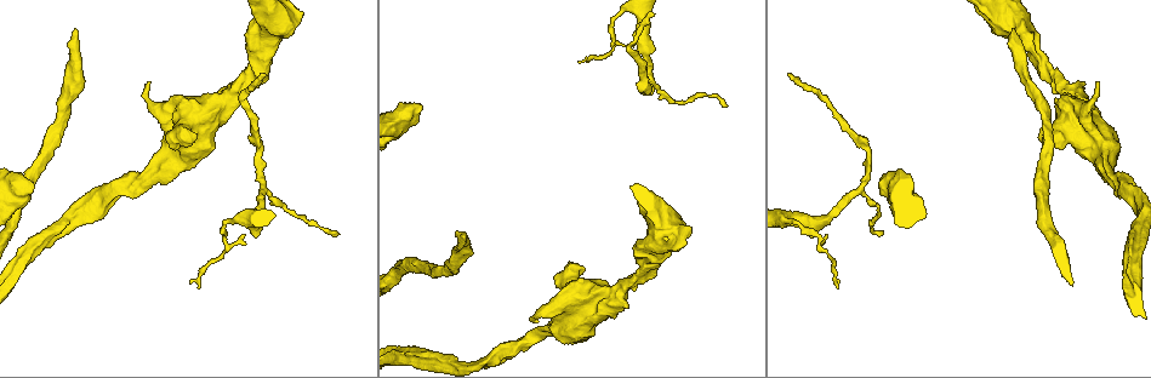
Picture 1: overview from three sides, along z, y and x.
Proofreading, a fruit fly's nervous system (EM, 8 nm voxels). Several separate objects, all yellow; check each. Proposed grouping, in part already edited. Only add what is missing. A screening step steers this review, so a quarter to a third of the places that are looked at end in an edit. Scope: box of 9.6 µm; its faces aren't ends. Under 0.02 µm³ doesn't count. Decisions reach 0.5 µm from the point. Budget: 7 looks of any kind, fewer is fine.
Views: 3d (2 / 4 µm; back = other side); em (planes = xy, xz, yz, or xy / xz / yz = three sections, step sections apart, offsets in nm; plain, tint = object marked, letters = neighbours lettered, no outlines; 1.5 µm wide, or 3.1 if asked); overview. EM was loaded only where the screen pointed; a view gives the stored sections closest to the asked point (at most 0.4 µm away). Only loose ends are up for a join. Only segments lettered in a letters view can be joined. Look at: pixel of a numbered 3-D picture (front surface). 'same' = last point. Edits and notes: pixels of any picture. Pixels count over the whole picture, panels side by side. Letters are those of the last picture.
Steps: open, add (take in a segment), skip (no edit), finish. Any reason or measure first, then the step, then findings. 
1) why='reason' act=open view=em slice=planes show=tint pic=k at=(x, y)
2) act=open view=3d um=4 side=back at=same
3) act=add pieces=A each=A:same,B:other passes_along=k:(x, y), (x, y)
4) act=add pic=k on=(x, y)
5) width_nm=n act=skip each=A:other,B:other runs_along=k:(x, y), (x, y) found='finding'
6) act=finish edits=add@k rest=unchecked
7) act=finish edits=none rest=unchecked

why='long arm stops here' act=open view=3d um=2 pic=1 at=(789, 75)

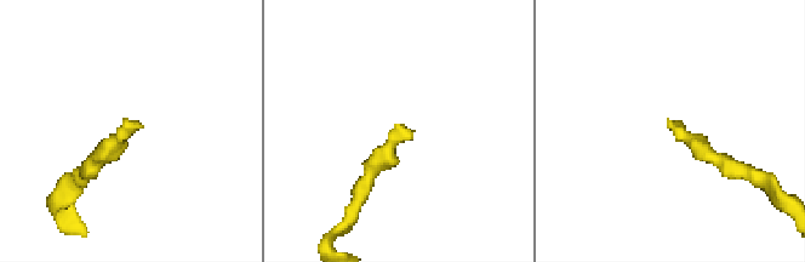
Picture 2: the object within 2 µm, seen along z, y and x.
act=open view=em slice=xy step=4 show=tint pic=2 at=(140, 123)

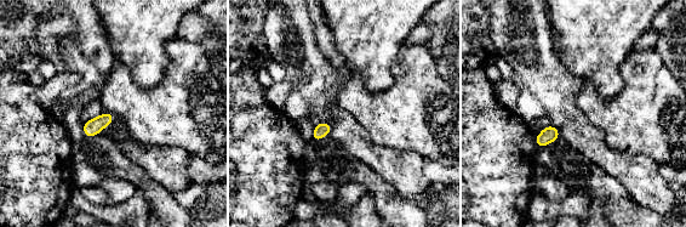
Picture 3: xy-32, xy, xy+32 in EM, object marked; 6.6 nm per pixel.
why='cut it another way' act=open view=em slice=planes show=letters at=same

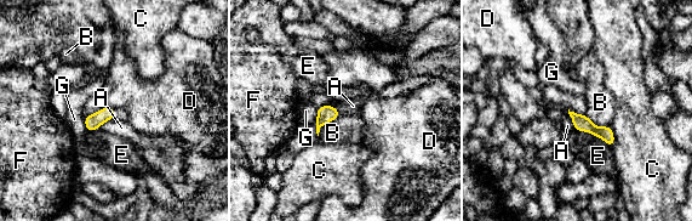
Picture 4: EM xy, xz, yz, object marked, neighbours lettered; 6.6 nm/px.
width_nm=100 act=skip each=A:other,B:other,C:other,D:other,E:other,F:other,G:other border=4:(107, 106), (113, 109) found='no lettered segment goes on from it'

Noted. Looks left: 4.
why='branch stops here' act=open view=3d um=2 pic=1 at=(74, 31)

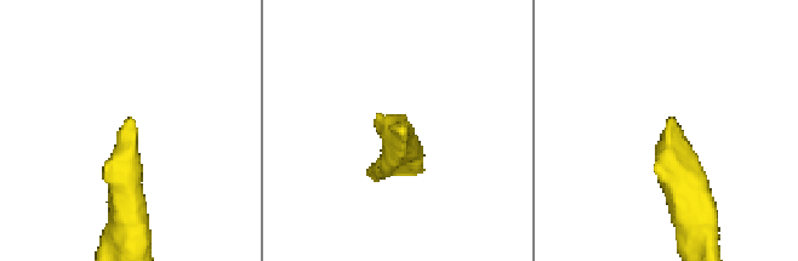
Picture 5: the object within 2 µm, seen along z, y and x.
why='now the EM' act=open view=em slice=planes show=tint pic=5 at=(402, 125)

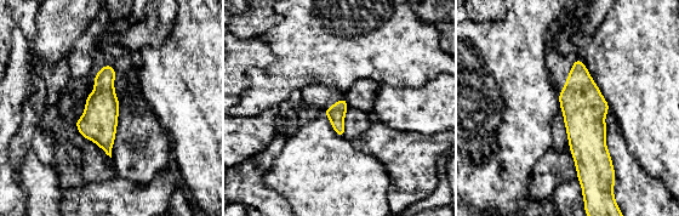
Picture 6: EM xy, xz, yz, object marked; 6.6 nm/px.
act=open view=em slice=planes show=letters at=same

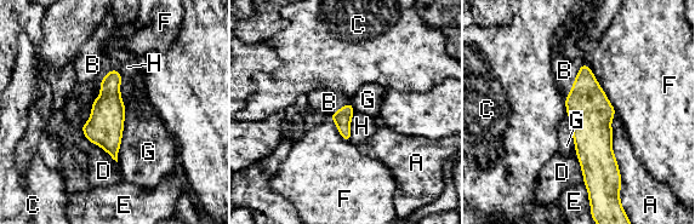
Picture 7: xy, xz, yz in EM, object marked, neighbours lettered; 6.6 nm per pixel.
act=add pieces=B each=A:other,B:same,C:other,D:other,E:other,F:other,G:other,H:other passes_along=7:(107, 116), (101, 82), (92, 64) found='it goes on there'

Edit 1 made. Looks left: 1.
act=open view=em slice=planes show=letters pic=1 at=(1098, 84)

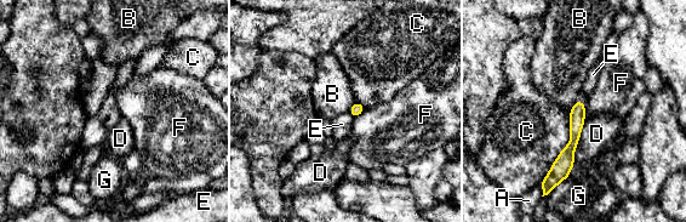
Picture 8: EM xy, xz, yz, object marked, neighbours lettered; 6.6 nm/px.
longest_contact=C:500nm act=skip each=A:other,B:other,C:other,D:other,E:other,F:other,G:other found='no lettered segment goes on from it'

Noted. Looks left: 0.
act=finish edits=add@7 rest=unchecked

